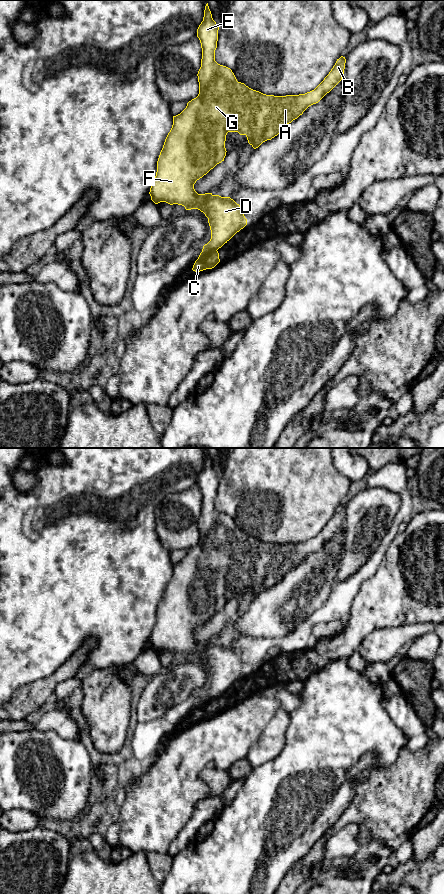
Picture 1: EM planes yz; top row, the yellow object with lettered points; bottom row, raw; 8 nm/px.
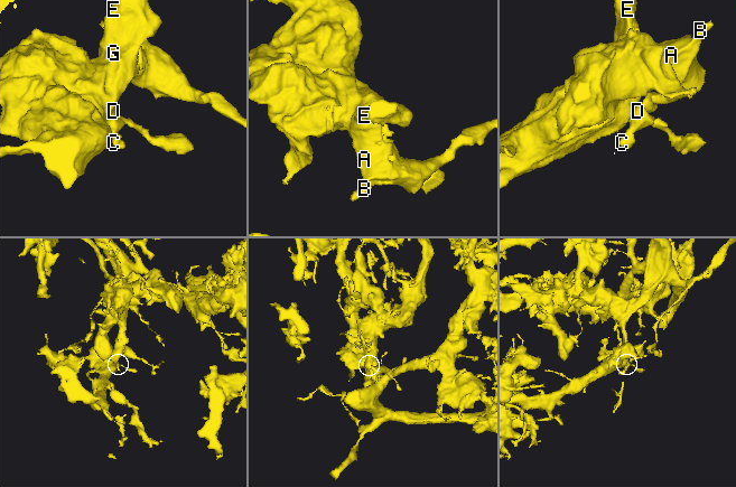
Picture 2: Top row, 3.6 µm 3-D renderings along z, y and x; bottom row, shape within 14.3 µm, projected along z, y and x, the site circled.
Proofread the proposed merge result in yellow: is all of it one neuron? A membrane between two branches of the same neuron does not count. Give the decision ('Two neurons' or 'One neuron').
Two neurons

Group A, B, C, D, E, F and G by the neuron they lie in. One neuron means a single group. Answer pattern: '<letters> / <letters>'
A B D E F G / C

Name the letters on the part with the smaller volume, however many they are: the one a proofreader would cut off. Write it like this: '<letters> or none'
C

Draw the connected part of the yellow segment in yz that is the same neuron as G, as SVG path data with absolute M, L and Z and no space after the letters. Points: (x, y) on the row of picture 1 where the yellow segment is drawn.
M207 3L203 21L197 29L202 48L201 67L197 74L199 94L187 103L180 114L173 116L173 125L160 152L156 176L149 192L155 204L178 204L186 210L198 209L205 214L211 230L211 239L202 249L206 254L217 251L247 225L240 205L233 199L212 193L198 194L194 189L197 180L224 161L227 133L238 132L245 135L248 143L254 149L258 148L263 142L281 133L287 124L329 93L342 80L346 63L343 56L337 59L329 74L310 92L286 96L266 95L238 82L230 68L215 61L218 30Z

